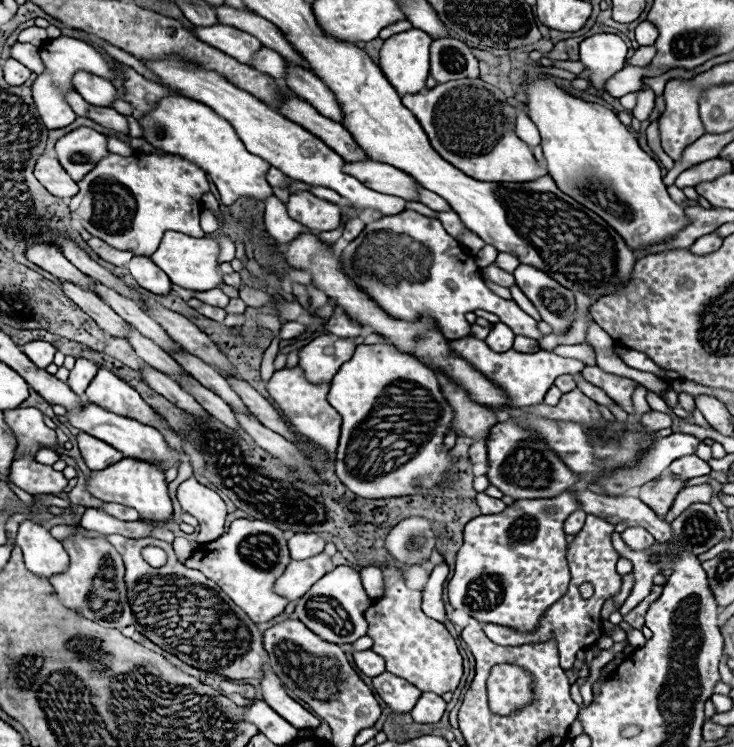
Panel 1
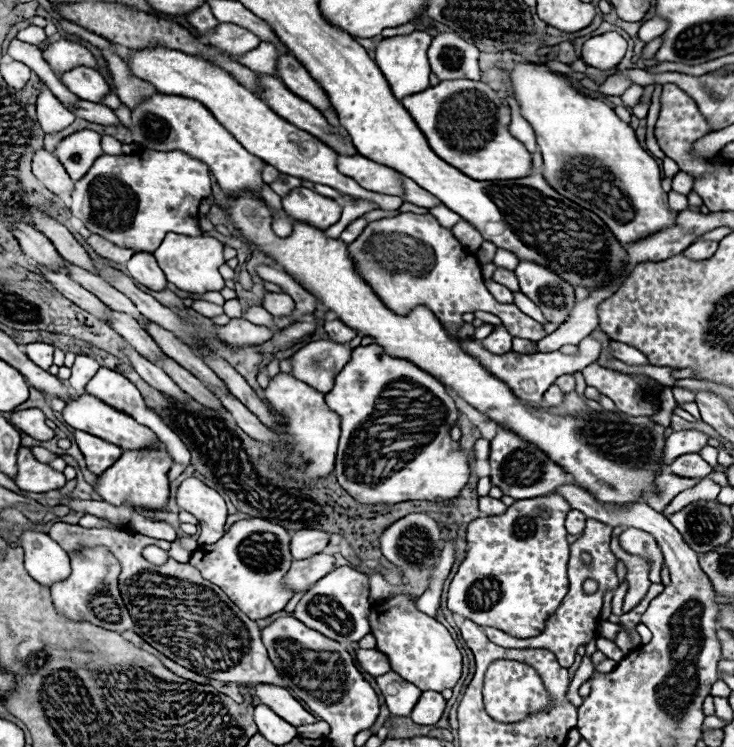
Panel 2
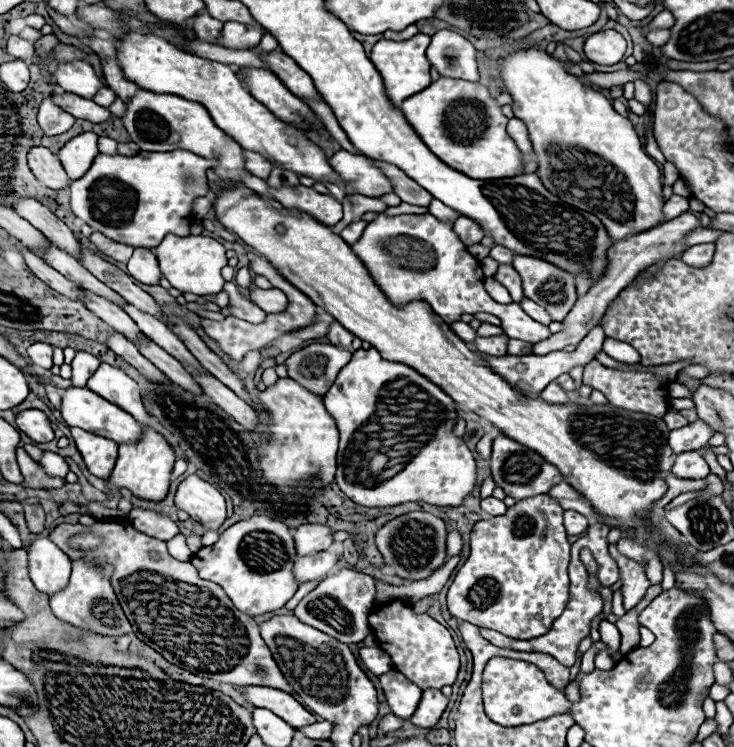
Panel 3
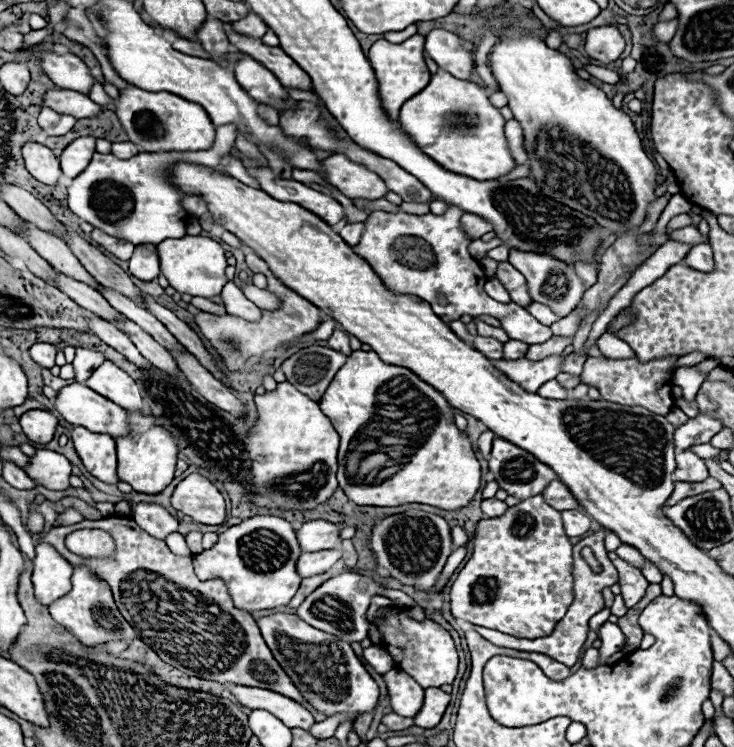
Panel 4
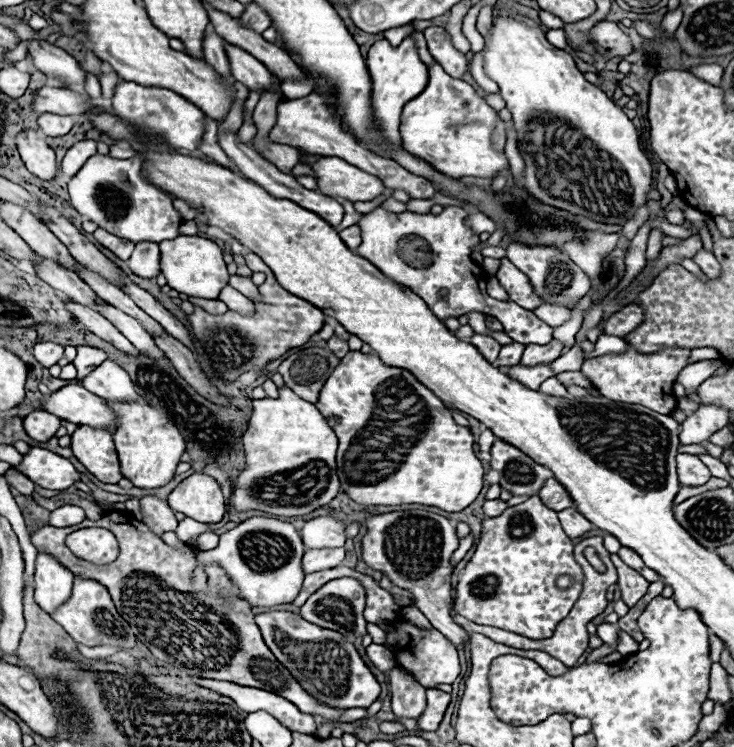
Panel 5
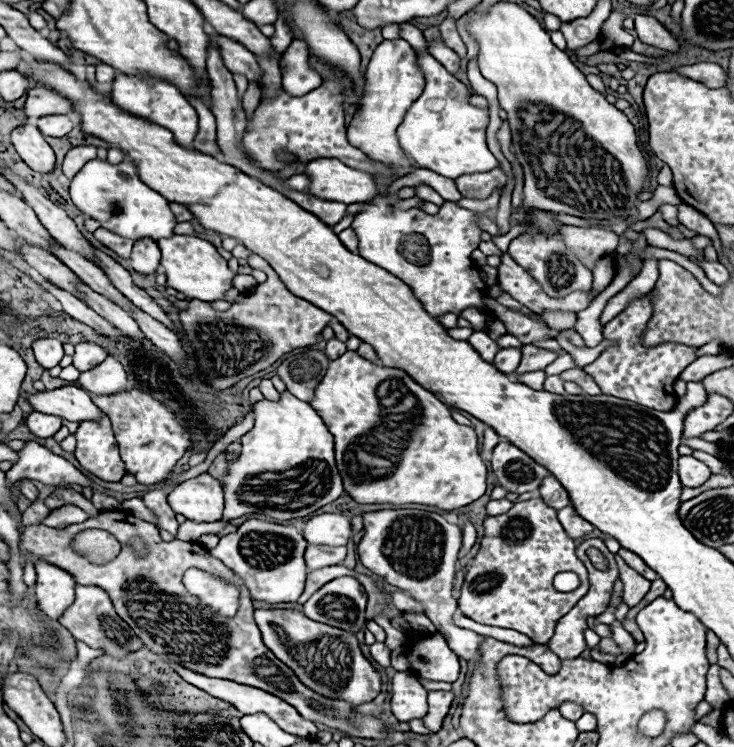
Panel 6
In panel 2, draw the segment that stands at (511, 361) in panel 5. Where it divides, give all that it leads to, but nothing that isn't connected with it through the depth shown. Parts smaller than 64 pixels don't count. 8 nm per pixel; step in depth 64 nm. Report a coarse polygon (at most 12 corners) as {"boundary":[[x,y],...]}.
{"boundary":[[522,338],[512,340],[512,350],[518,354],[536,352],[536,342]]}

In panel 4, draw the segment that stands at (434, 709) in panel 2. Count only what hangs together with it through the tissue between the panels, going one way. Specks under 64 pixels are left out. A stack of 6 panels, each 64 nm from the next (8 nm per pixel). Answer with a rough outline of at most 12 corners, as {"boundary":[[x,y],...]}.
{"boundary":[[428,688],[414,724],[434,728],[440,722],[450,694]]}

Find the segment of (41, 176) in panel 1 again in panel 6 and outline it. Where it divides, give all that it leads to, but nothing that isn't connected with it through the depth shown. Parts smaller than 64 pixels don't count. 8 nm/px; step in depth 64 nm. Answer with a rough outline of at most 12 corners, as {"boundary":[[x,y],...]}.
{"boundary":[[34,124],[12,132],[20,158],[36,172],[54,170],[54,150]]}

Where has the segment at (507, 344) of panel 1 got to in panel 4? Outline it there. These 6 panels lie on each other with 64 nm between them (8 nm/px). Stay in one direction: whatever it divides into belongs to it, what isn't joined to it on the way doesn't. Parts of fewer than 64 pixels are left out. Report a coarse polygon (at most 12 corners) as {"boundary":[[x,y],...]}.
{"boundary":[[474,336],[474,348],[488,360],[502,358],[502,342]]}

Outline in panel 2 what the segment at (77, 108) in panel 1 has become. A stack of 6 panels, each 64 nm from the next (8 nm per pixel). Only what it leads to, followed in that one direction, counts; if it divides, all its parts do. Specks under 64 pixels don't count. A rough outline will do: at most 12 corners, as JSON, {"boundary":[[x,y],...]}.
{"boundary":[[12,40],[8,54],[30,66],[60,102],[78,96],[62,86],[42,52]]}

